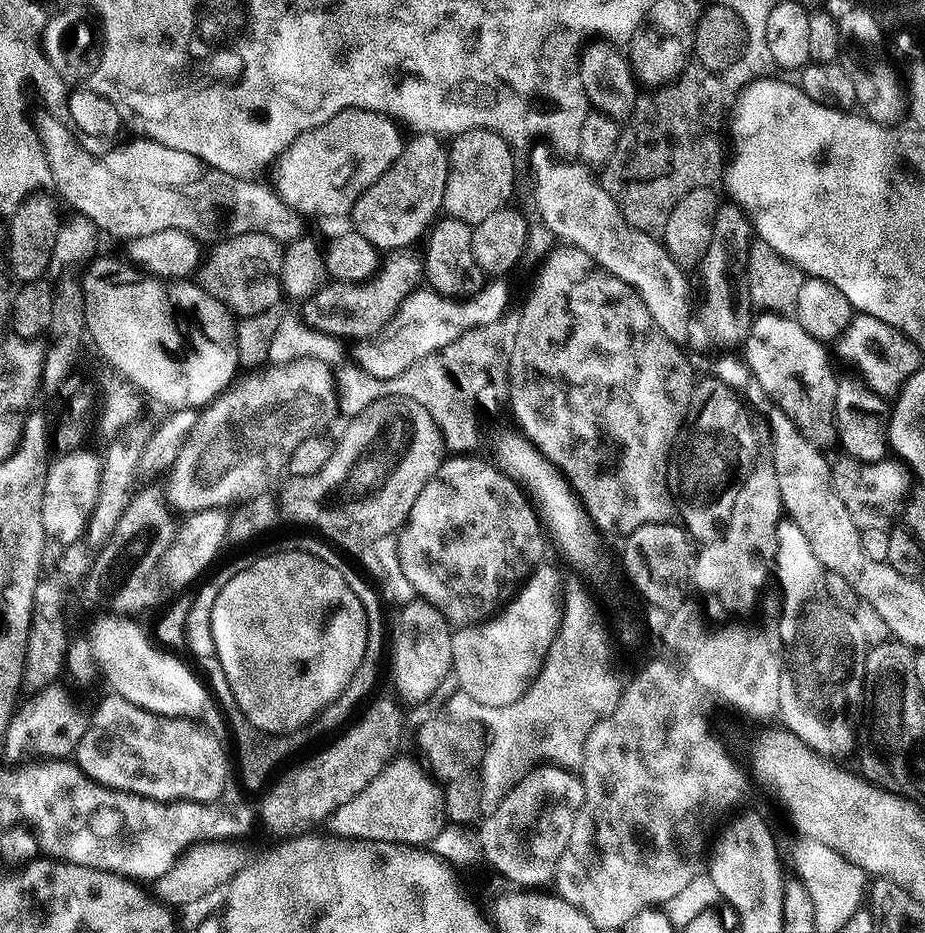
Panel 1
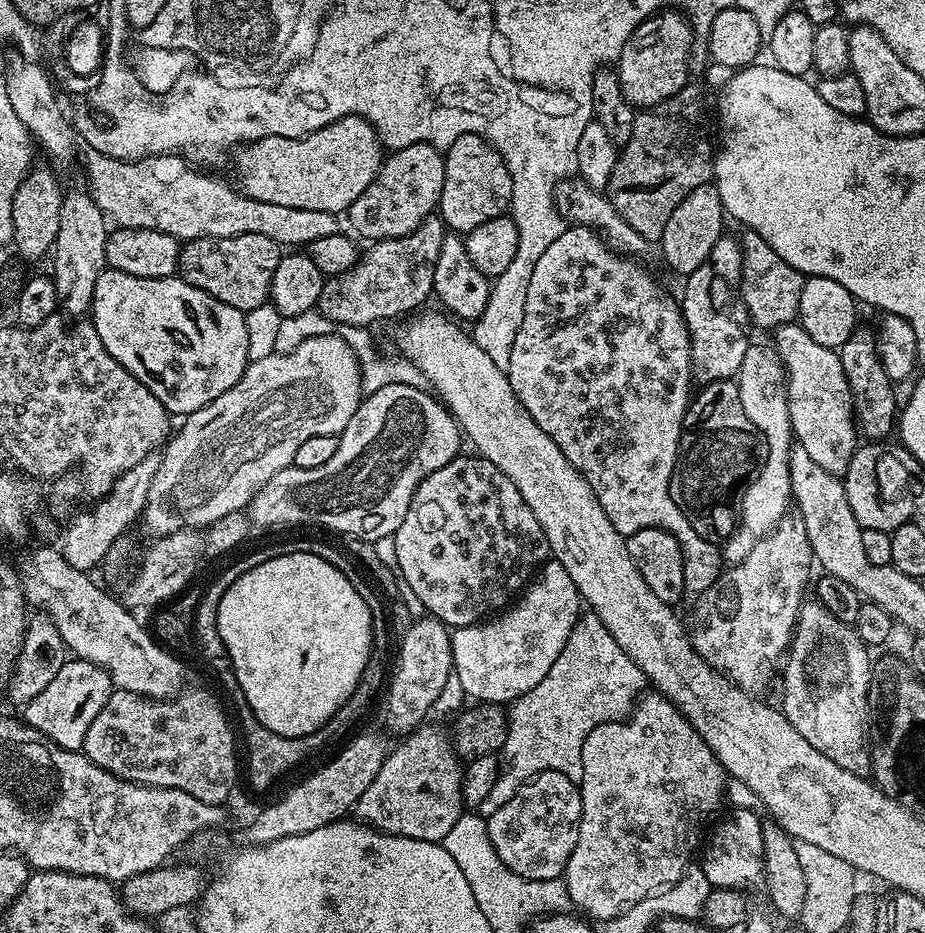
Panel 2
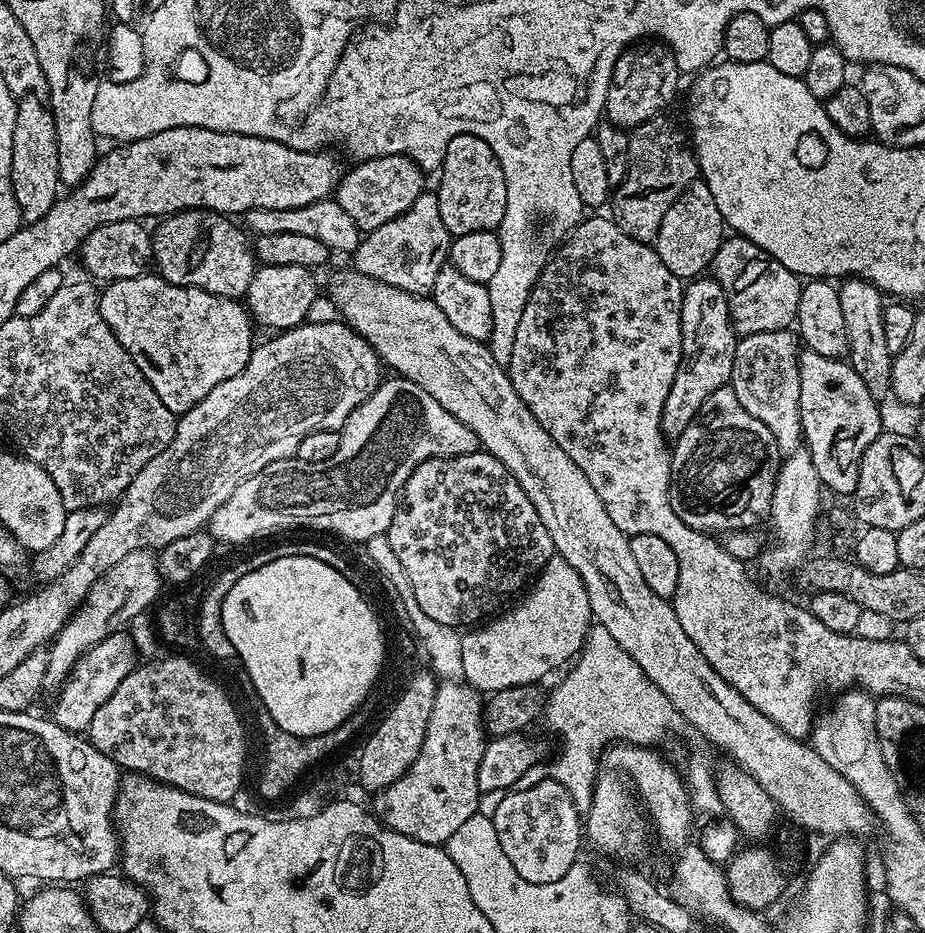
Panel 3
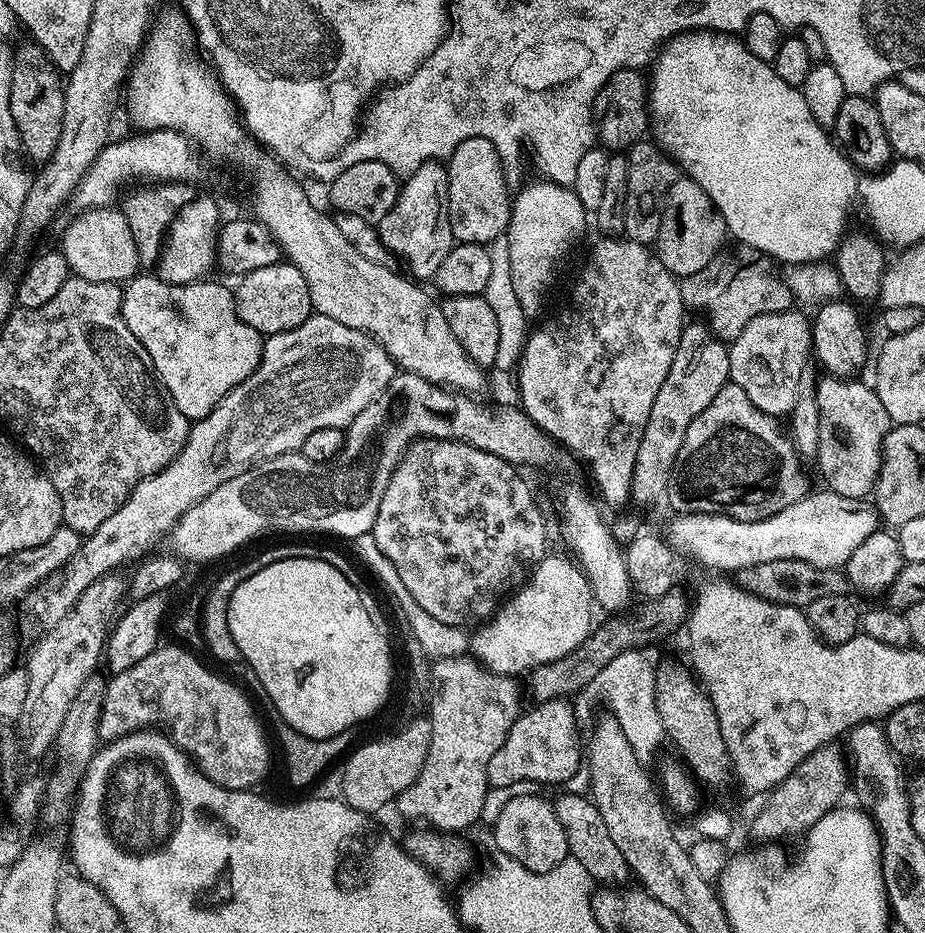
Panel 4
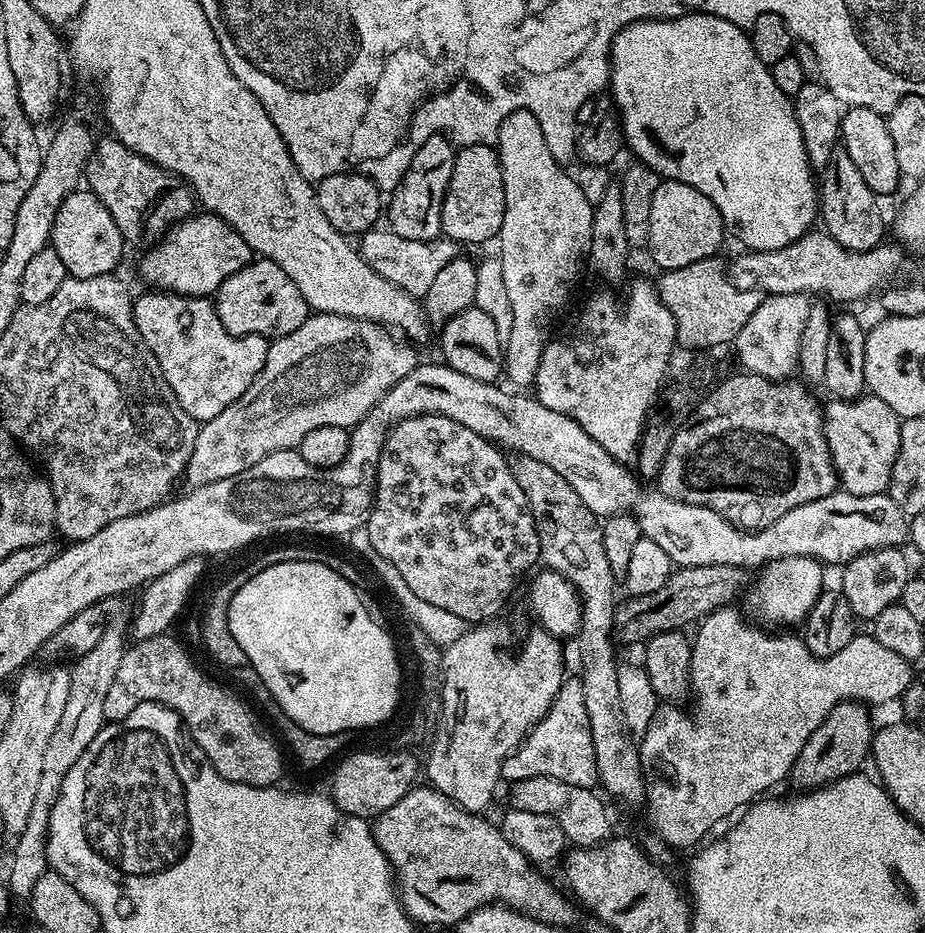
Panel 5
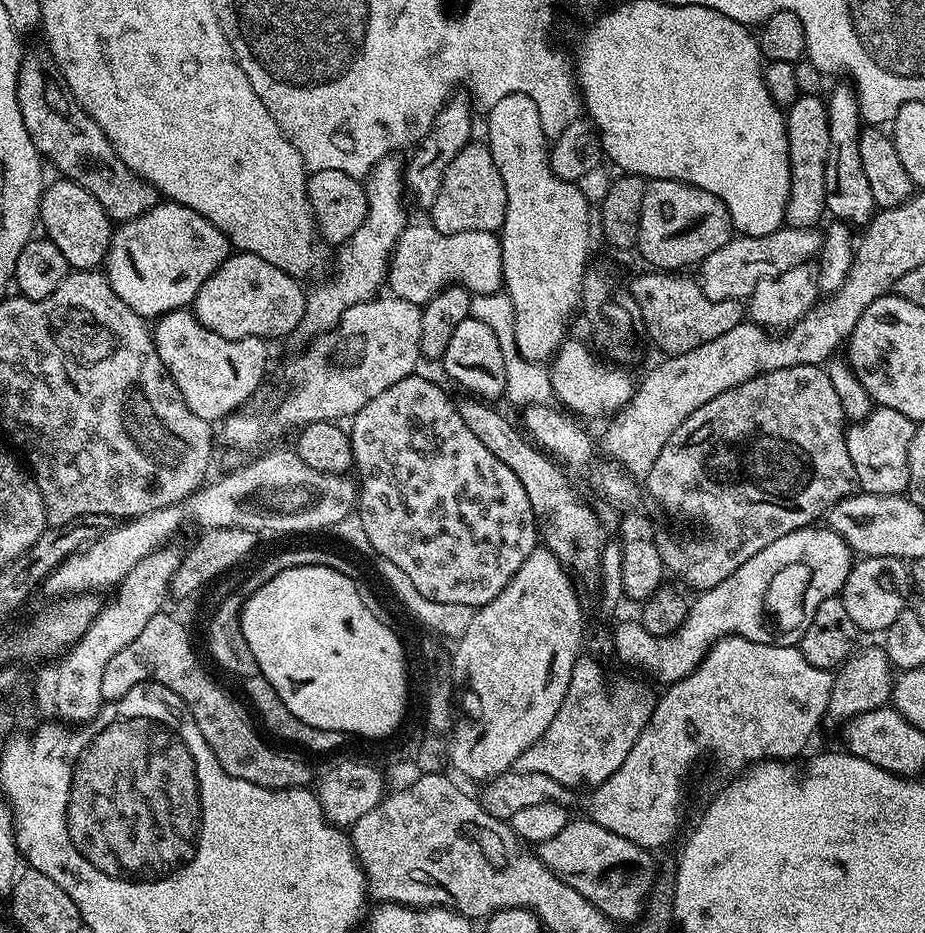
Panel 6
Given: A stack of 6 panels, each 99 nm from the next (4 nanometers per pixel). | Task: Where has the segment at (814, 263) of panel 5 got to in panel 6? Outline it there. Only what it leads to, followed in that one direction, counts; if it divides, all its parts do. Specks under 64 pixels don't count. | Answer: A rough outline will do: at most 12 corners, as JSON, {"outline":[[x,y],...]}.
{"outline":[[816,228],[733,235],[701,260],[711,300],[752,295],[819,253]]}

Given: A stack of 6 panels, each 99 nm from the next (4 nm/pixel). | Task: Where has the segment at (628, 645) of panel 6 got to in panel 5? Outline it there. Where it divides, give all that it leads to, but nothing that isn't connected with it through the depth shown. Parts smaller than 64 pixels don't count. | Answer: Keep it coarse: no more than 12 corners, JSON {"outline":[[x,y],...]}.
{"outline":[[811,556],[765,564],[746,594],[763,623],[801,625],[824,590]]}

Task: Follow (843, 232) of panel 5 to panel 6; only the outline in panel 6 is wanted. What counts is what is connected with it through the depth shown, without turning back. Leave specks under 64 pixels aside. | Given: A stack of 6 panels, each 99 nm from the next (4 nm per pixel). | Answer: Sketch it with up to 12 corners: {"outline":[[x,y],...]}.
{"outline":[[851,85],[826,98],[831,217],[867,225],[876,207],[862,169]]}

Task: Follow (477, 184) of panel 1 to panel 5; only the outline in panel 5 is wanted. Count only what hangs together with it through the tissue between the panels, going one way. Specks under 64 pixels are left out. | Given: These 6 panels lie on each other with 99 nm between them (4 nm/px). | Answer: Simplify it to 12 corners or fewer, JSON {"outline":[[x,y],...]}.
{"outline":[[463,145],[442,202],[441,233],[495,241],[506,190],[495,147]]}

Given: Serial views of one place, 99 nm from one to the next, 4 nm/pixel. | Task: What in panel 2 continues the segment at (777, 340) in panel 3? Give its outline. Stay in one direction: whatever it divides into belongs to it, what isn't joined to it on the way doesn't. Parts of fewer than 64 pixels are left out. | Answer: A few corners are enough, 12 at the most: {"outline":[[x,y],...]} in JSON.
{"outline":[[749,343],[734,379],[763,447],[723,559],[741,564],[789,511],[784,365]]}

